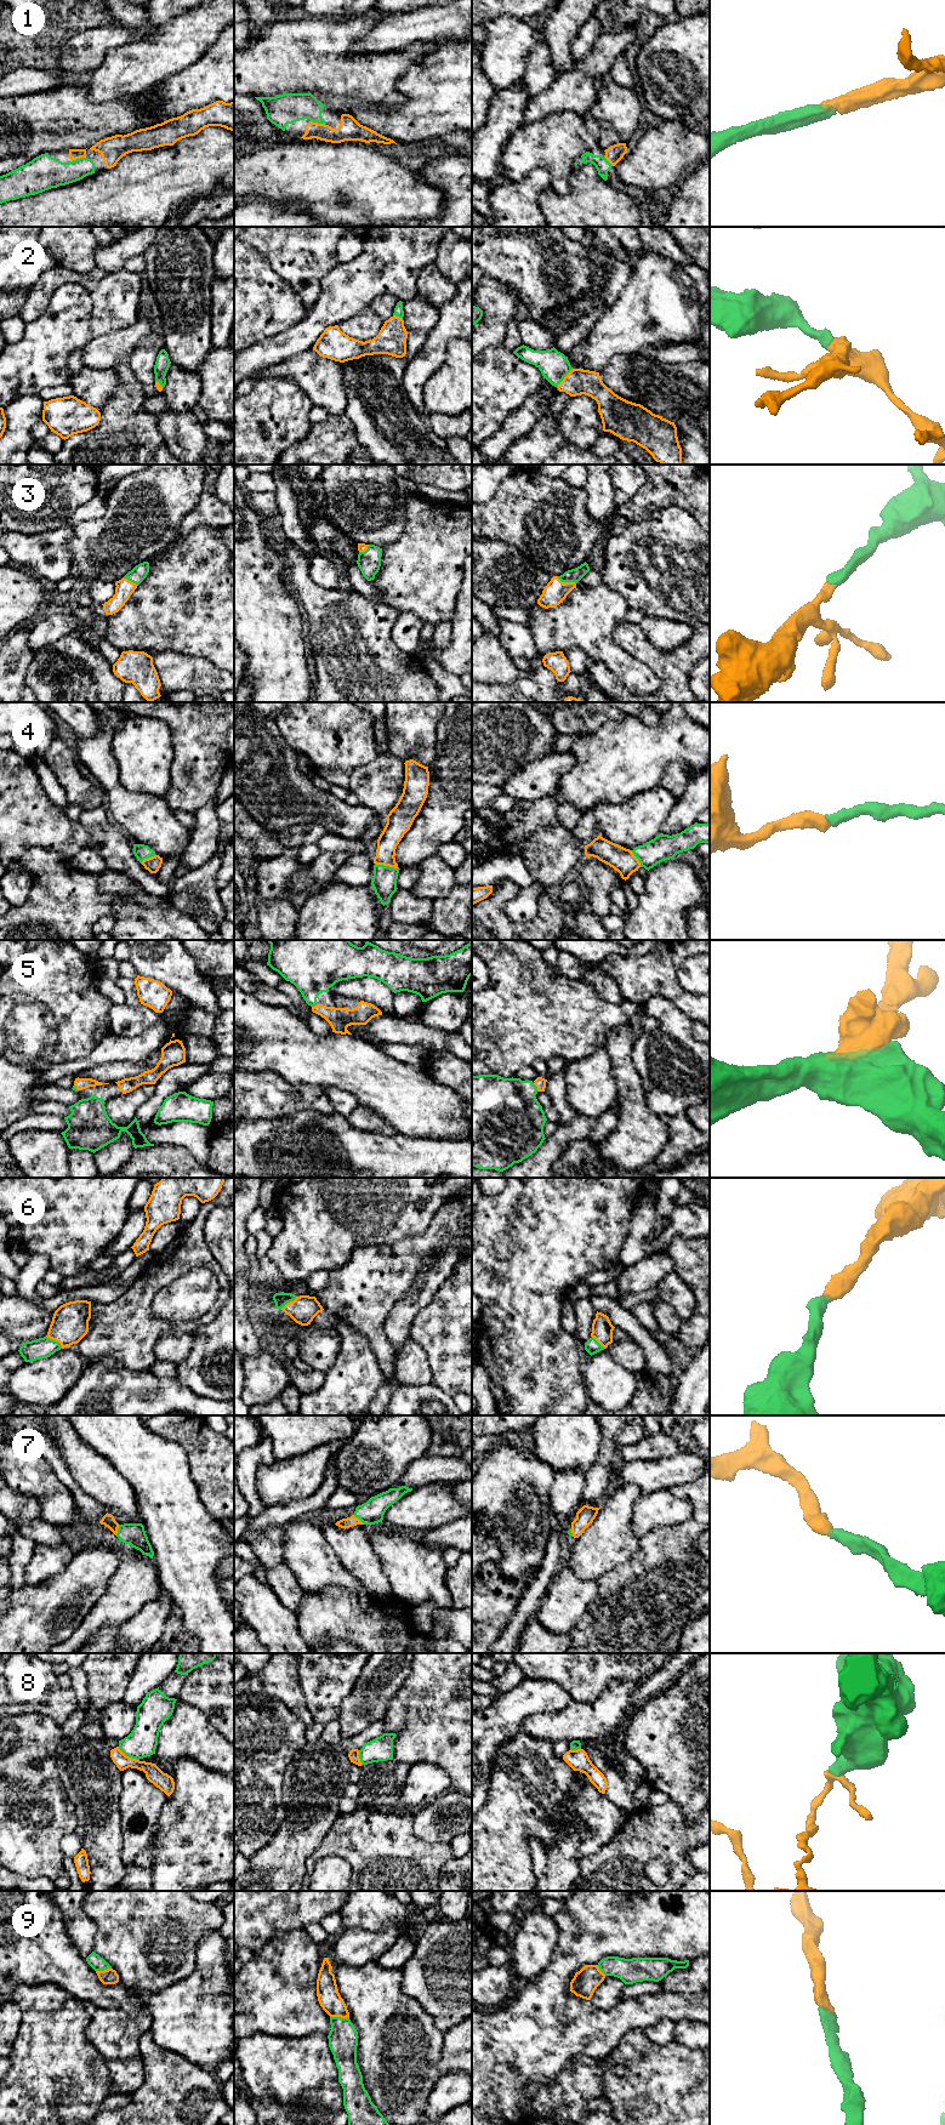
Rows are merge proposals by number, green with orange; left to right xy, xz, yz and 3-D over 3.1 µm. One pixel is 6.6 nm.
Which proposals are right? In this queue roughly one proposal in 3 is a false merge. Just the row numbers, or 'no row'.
1, 2, 3, 4, 5, 6, 7, 9

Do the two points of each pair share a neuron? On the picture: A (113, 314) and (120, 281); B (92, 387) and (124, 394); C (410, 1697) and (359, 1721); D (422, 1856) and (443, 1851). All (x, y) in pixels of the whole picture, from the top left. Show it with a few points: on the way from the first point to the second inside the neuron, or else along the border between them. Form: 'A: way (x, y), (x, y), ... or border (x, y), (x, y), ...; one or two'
A: way (117, 306), (120, 290); one
B: border (113, 368), (117, 375), (117, 388), (100, 411); two
C: border (403, 1684), (391, 1698), (382, 1719); two
D: way (427, 1856), (438, 1855); one

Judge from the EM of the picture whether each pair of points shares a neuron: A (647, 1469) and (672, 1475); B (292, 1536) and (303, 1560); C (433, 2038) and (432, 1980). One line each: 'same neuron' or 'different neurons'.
A: same neuron
B: same neuron
C: different neurons

